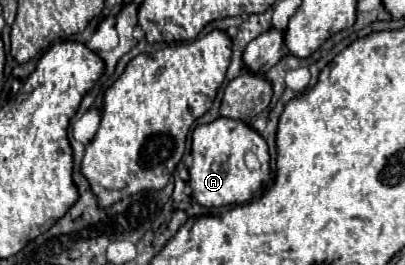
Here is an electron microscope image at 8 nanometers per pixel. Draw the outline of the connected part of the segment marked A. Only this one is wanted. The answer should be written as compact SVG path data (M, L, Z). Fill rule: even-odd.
M217 118L211 124L201 124L193 130L193 148L191 148L193 164L189 168L189 186L193 190L193 198L205 208L219 208L229 204L245 204L253 198L253 194L269 182L269 148L261 134L257 134L249 124L241 120ZM253 152L261 168L249 170L243 162L243 156Z

